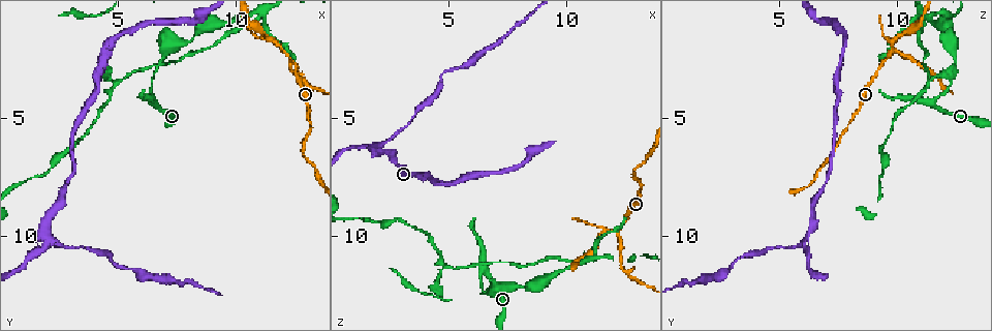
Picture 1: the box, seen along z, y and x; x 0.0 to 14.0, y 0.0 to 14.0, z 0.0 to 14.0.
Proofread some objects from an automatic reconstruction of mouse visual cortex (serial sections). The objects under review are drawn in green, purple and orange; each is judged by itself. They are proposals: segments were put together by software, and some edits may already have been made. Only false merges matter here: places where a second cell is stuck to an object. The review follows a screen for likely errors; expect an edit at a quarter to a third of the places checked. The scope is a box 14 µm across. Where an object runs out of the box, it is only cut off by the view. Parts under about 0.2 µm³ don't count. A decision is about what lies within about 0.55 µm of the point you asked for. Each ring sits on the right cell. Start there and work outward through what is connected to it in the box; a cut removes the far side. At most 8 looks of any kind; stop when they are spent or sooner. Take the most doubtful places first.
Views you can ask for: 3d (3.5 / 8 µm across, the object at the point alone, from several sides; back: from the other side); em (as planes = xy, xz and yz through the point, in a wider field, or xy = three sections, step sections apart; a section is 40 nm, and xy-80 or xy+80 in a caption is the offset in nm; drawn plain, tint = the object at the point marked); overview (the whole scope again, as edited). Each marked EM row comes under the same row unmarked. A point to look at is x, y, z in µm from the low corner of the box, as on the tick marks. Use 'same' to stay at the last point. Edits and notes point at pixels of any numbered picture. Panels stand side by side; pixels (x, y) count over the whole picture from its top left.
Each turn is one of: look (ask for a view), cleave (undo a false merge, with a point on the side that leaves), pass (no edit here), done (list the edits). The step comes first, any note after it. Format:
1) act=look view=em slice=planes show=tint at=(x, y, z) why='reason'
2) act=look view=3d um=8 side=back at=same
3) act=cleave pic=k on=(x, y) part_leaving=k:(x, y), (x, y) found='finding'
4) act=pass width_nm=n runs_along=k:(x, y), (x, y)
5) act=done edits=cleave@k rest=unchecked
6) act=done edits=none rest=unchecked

act=look view=3d um=3.5 at=(2.0, 10.0, 6.3) why='calibre changes'

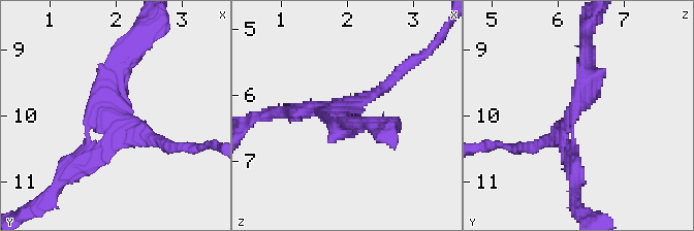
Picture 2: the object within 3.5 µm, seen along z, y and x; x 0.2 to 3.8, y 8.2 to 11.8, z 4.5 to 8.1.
act=pass runs_along=2:(586, 50), (586, 94), (536, 144) found='one cell here'

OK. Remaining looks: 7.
act=look view=3d um=8 at=(12.2, 2.3, 9.7) why='branch point'

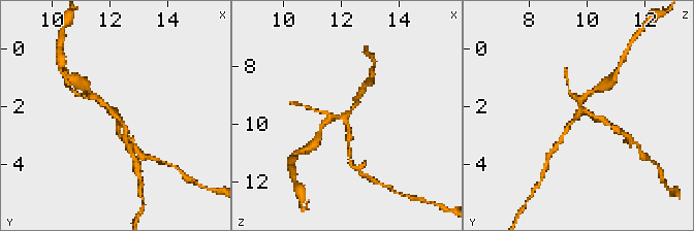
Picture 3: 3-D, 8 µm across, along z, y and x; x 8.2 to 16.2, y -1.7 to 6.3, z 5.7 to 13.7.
act=look view=em slice=xy step=3 show=tint at=(12.2, 2.3, 9.7)

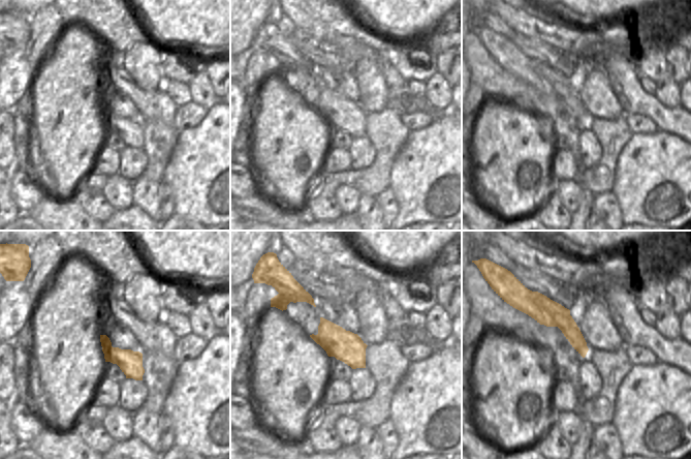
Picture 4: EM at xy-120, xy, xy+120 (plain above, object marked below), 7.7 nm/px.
act=cleave pic=3 on=(348, 137) width_nm=240 border=4:(532, 292), (534, 301), (557, 326) found='two cells meet here'

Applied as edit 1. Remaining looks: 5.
act=look view=3d um=3.5 side=back at=(6.4, 4.3, 11.4) why='abrupt turn'

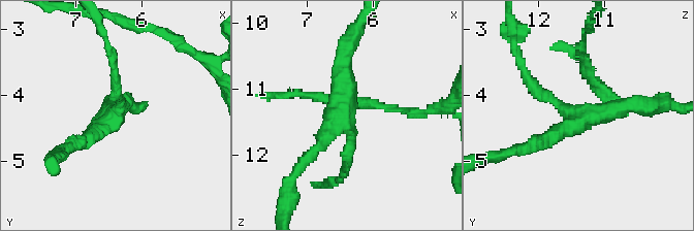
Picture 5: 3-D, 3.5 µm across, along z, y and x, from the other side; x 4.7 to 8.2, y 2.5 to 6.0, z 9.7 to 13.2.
act=pass runs_along=5:(73, 146), (115, 118), (115, 73) found='all the same cell'

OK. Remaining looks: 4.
act=done edits=cleave@3 rest=unchecked

